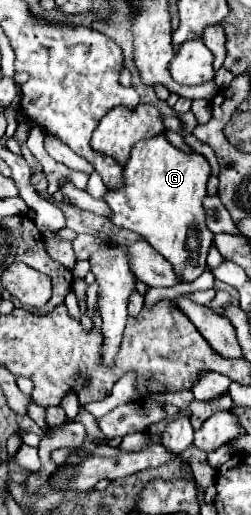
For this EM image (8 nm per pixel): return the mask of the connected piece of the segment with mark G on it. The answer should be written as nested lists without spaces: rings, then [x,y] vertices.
[[[166,134],[146,138],[134,144],[126,164],[126,184],[120,190],[110,190],[106,202],[112,210],[112,224],[134,230],[172,262],[176,274],[192,282],[206,266],[206,254],[214,234],[206,226],[204,198],[210,178],[210,162],[198,152],[184,152],[172,146]]]

